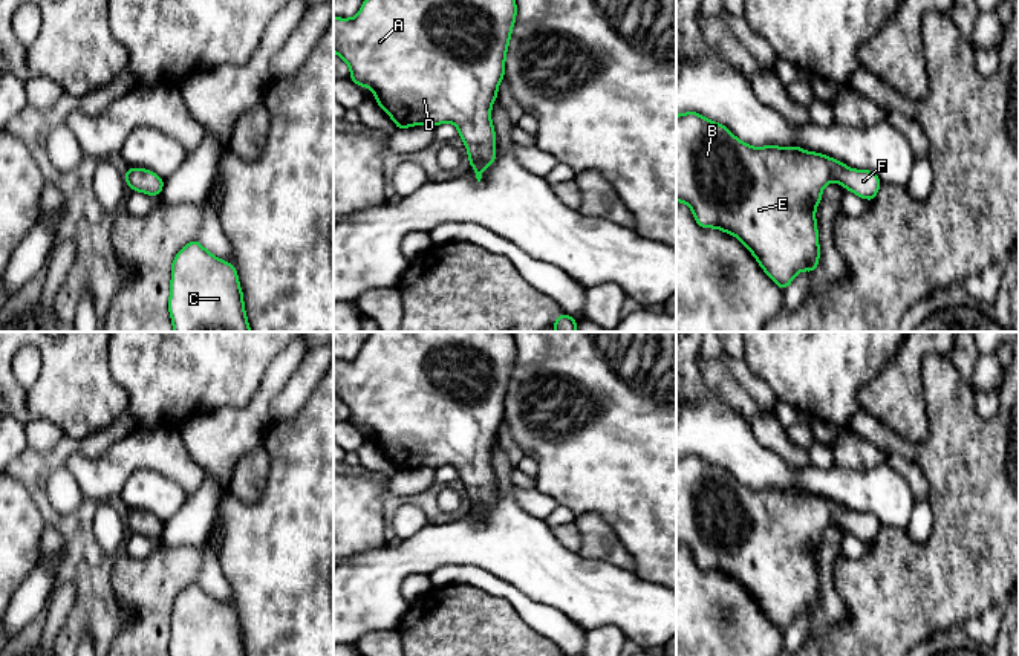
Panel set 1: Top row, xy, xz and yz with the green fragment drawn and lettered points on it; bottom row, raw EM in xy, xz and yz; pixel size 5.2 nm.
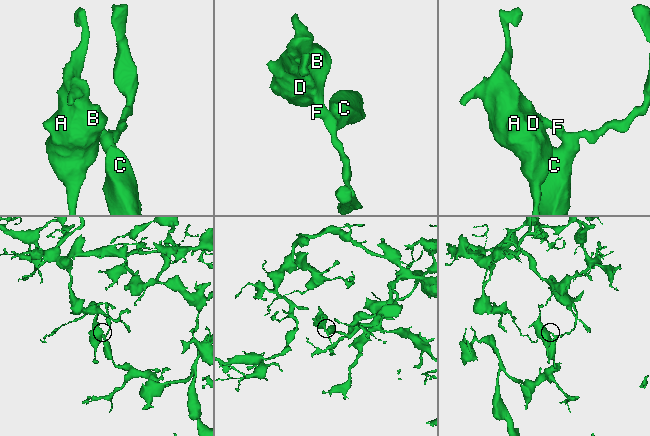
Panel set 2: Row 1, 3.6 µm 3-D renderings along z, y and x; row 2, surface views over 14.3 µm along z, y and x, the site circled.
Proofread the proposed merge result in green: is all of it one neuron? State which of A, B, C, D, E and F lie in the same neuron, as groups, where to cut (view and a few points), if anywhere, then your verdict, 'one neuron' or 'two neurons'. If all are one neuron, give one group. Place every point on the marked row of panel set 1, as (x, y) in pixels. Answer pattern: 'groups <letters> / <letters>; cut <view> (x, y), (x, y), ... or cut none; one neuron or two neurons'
groups A B C D E F; cut none; one neuron

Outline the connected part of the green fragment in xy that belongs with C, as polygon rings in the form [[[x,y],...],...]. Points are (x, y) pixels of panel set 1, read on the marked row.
[[[197,240],[177,251],[171,263],[168,312],[174,332],[251,332],[236,268],[214,257]]]

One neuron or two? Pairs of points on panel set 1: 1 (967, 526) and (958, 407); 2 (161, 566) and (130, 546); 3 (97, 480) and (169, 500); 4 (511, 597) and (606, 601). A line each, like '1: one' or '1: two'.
1: one
2: two
3: two
4: two

